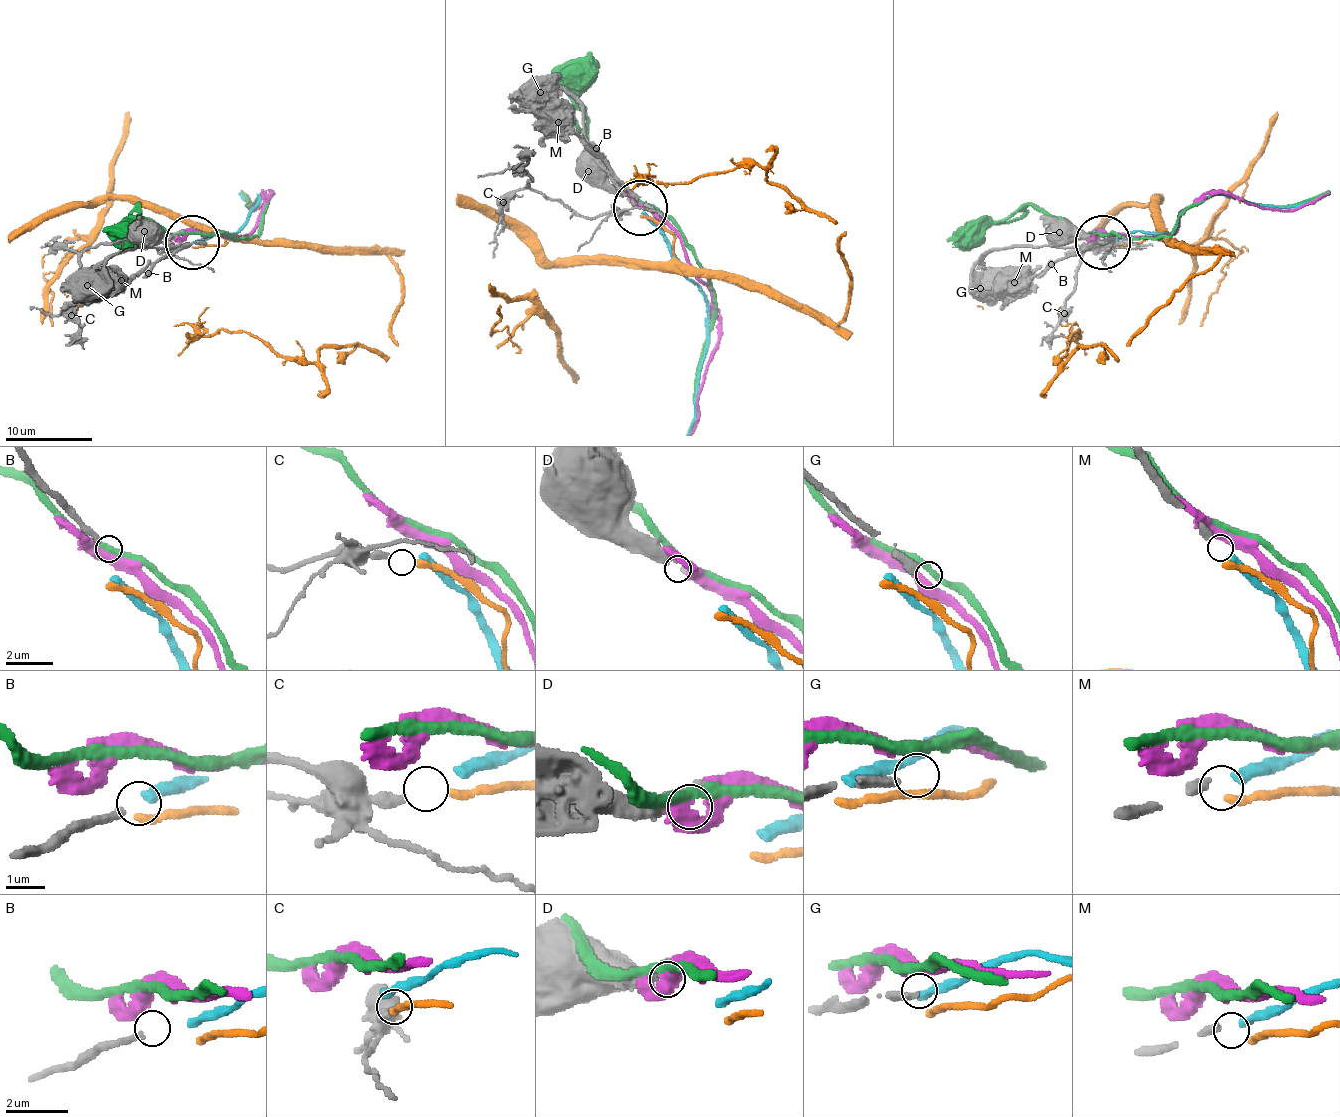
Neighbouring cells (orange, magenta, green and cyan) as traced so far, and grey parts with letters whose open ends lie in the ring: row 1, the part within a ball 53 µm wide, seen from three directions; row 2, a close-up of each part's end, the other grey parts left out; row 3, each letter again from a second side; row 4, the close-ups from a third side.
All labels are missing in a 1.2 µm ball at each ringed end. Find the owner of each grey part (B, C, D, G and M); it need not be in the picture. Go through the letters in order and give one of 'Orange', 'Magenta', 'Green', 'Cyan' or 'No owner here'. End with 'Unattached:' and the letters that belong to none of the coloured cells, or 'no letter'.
B: No owner here
C: Orange
D: Magenta
G: No owner here
M: Cyan
Unattached: B, G

